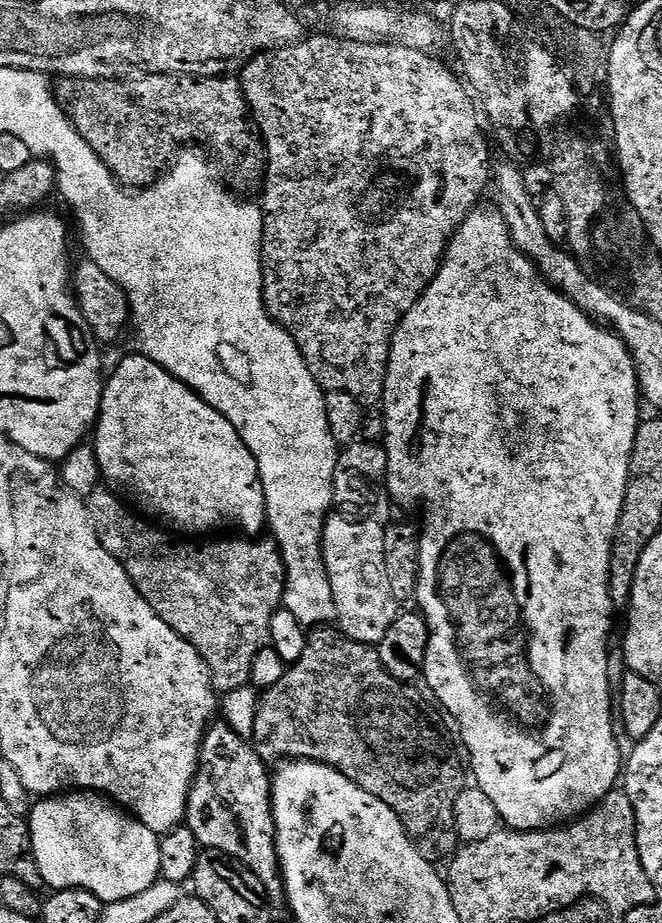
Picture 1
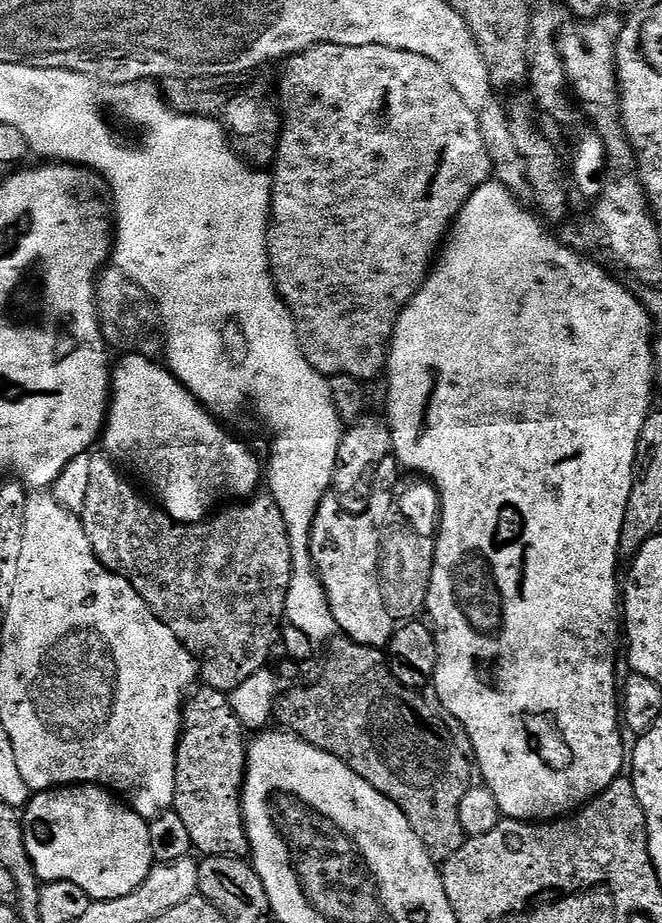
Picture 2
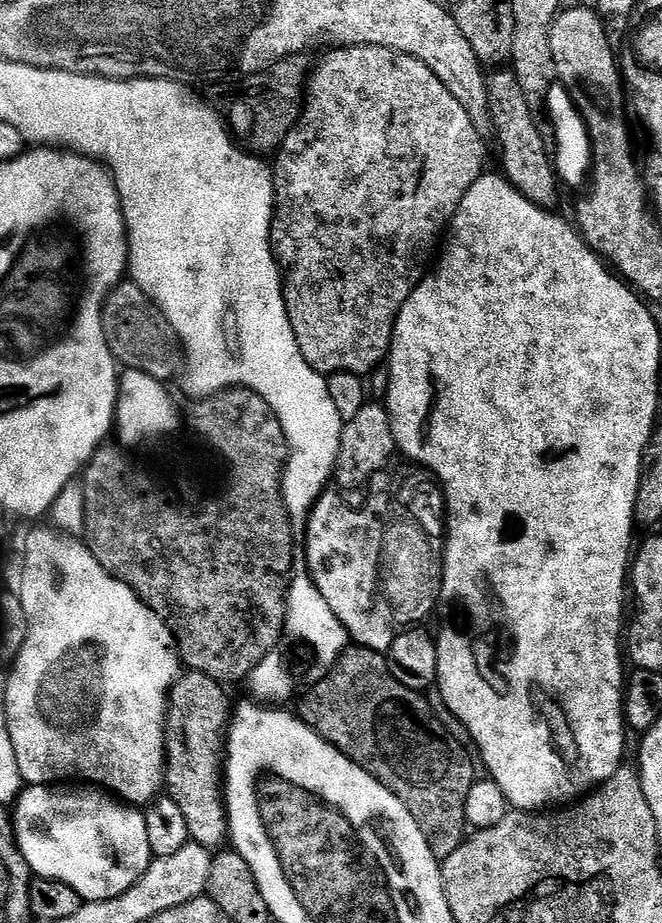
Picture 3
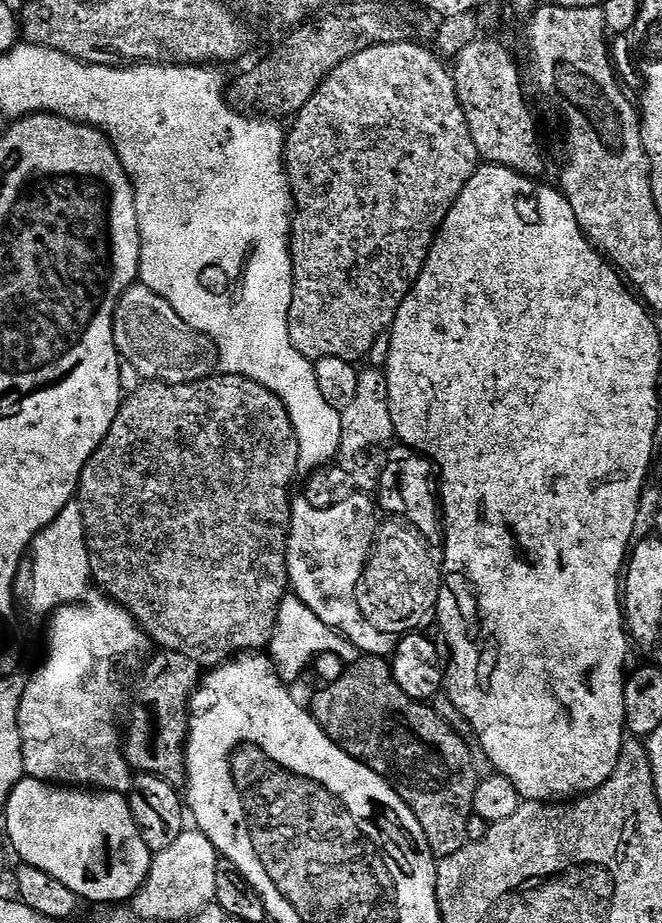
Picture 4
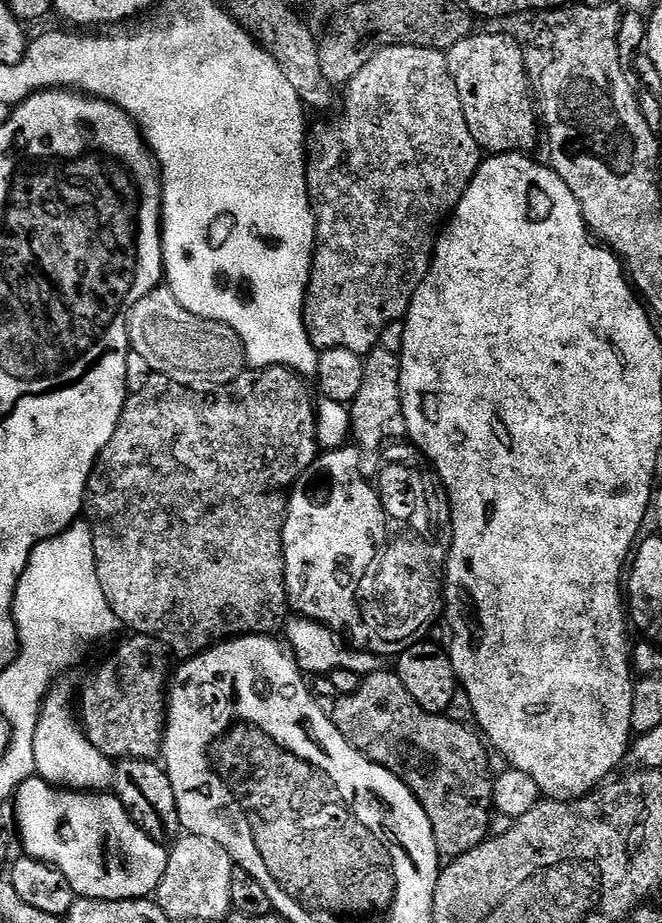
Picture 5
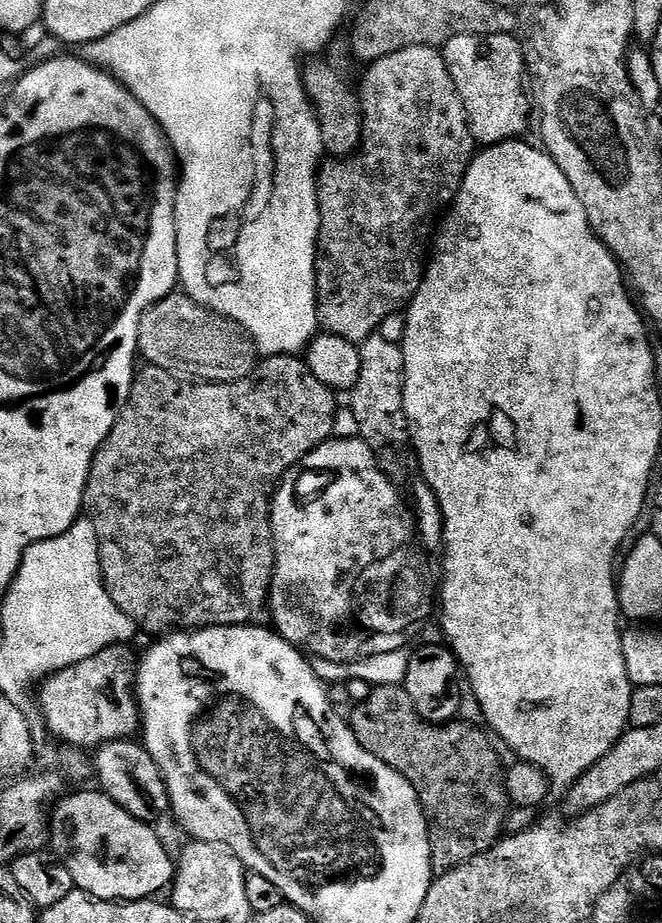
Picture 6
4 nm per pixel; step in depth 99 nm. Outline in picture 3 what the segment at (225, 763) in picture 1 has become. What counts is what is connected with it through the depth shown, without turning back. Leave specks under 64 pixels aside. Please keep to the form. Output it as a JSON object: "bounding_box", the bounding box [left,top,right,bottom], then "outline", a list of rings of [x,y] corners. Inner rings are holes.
{"bounding_box":[164,671,230,849],"outline":[[[185,671],[176,677],[172,691],[168,694],[168,714],[164,718],[164,788],[166,795],[178,802],[186,818],[191,843],[200,844],[206,849],[217,847],[216,843],[225,839],[228,829],[228,815],[222,801],[222,737],[230,722],[230,704],[224,693],[225,685],[201,672]]]}

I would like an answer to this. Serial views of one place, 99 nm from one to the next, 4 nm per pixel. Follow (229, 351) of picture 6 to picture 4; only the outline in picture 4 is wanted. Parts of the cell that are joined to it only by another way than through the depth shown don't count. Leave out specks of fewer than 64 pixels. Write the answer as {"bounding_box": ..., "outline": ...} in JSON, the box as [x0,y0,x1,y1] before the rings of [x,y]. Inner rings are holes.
{"bounding_box":[114,283,218,384],"outline":[[[135,283],[120,299],[114,318],[116,349],[123,363],[144,376],[145,381],[160,380],[163,384],[189,384],[207,380],[218,368],[218,349],[206,334],[194,330],[154,290],[145,284]]]}

